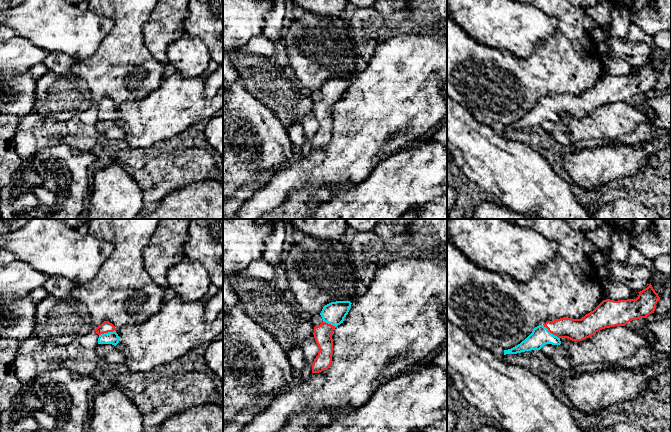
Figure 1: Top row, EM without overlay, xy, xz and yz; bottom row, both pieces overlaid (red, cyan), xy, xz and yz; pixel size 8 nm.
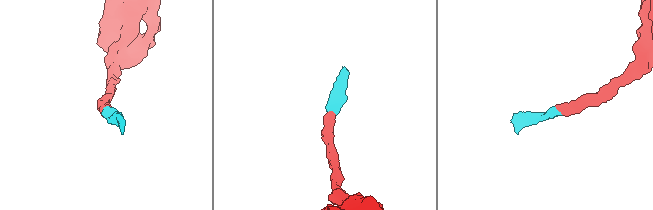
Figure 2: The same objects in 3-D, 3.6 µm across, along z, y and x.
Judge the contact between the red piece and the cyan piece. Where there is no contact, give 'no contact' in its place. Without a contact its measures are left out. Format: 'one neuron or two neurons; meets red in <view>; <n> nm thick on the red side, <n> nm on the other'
one neuron; meets red in yz; 180 nm thick on the red side, 160 nm on the other

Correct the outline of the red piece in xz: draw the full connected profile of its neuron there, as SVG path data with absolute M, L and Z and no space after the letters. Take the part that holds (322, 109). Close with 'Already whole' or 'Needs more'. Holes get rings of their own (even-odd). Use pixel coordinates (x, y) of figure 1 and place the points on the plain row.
M336 77L323 83L320 89L323 98L314 103L313 108L319 128L312 140L312 149L319 149L330 143L333 130L333 106L343 99L351 80L350 77Z. Needs more

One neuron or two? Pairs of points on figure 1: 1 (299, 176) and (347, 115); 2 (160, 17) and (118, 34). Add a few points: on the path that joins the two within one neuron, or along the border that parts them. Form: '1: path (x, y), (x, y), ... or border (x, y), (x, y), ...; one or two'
1: path (316, 166), (347, 135), (347, 132); one
2: border (153, 10), (143, 26), (143, 42), (146, 47); two

